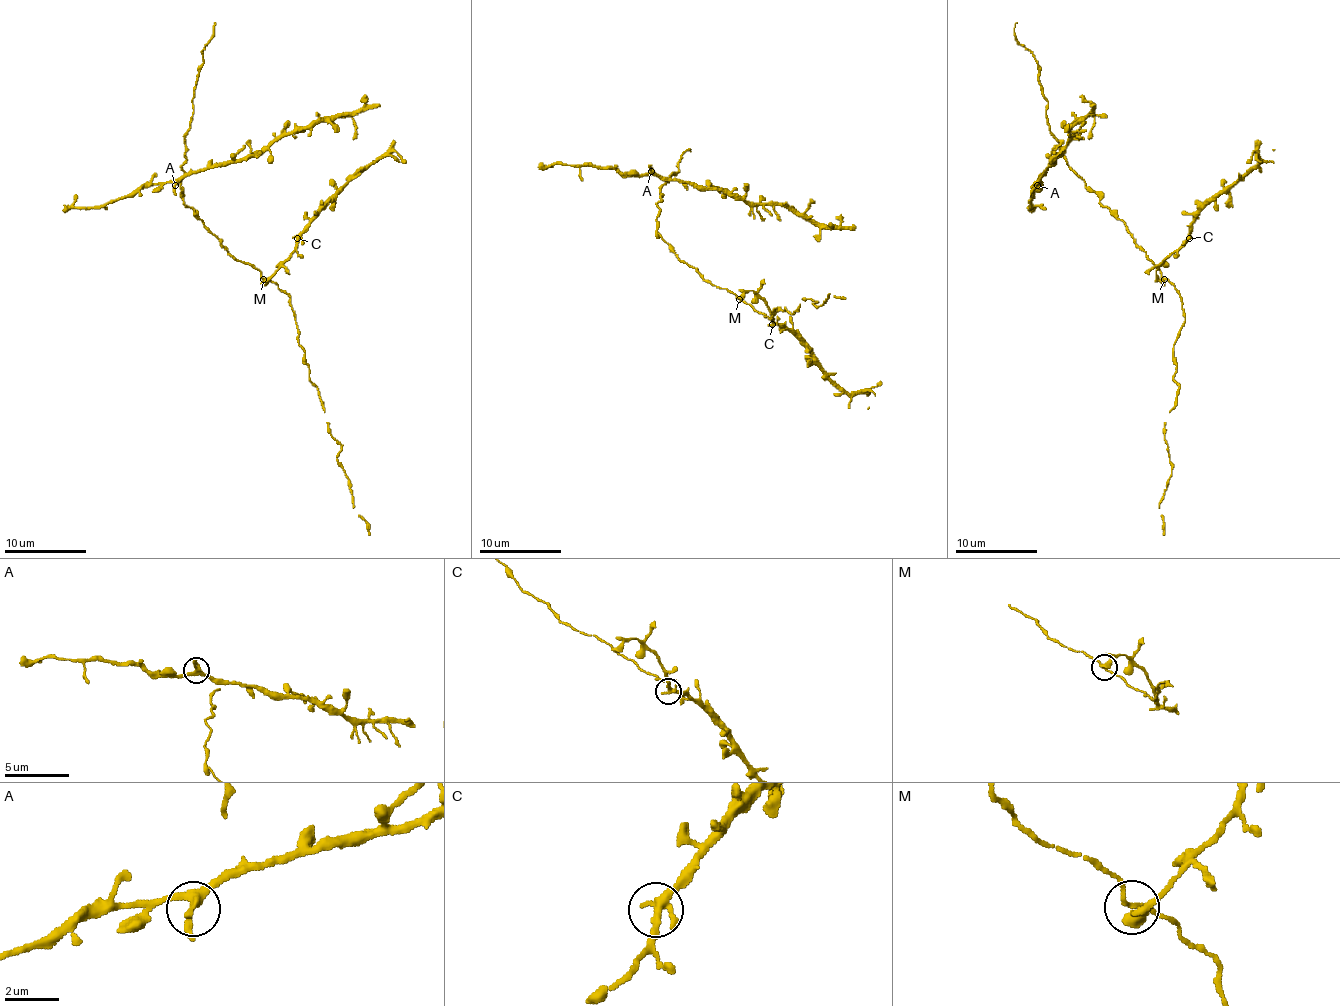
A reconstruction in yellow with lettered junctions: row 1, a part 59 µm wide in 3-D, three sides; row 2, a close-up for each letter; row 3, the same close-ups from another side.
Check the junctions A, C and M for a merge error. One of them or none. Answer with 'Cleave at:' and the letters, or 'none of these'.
Cleave at: none of these

